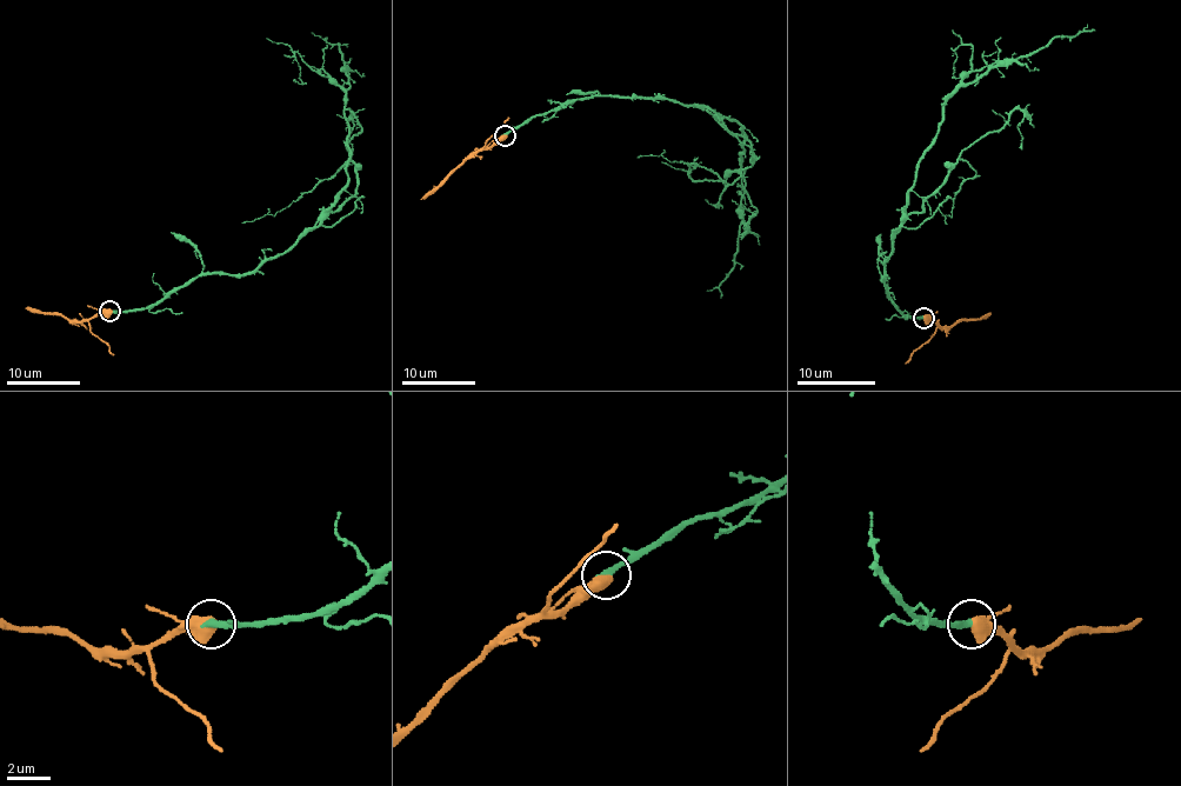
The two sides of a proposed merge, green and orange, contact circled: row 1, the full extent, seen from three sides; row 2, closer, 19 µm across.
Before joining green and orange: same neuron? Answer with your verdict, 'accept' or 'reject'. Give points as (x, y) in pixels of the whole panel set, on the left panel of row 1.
accept

